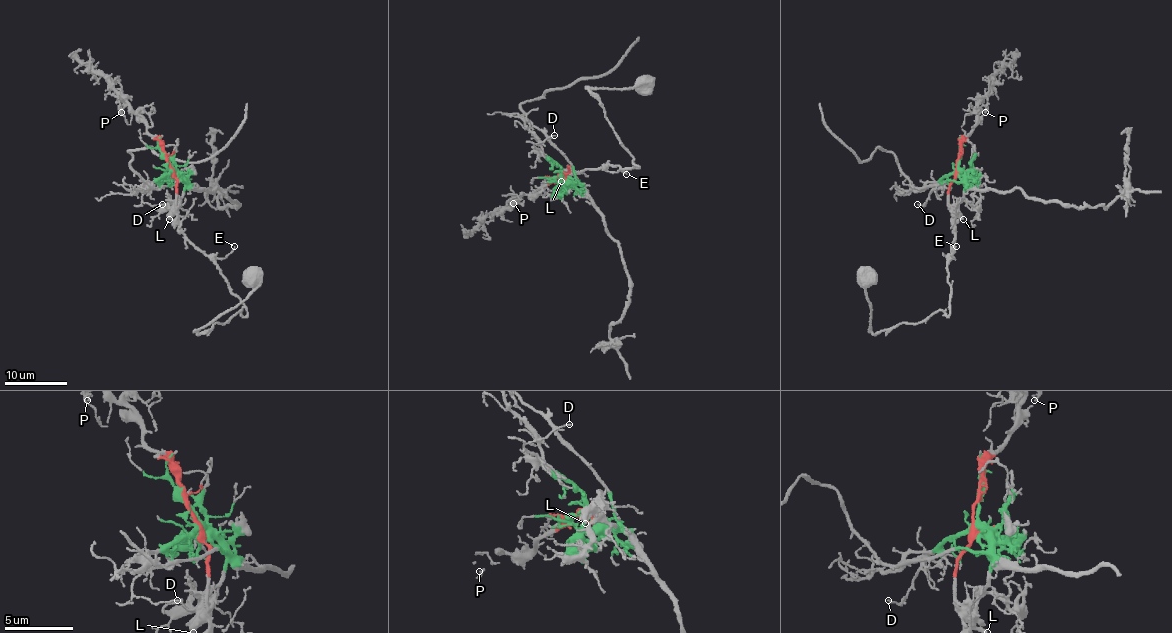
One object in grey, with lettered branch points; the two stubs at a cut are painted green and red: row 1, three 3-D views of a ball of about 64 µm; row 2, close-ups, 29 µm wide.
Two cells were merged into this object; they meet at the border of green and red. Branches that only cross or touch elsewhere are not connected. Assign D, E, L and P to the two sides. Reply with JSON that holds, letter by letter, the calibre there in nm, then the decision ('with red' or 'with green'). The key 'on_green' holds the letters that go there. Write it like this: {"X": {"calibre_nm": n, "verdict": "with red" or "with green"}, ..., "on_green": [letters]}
{"D": {"calibre_nm": 90, "verdict": "with green"}, "E": {"calibre_nm": 80, "verdict": "with red"}, "L": {"calibre_nm": 360, "verdict": "with green"}, "P": {"calibre_nm": 190, "verdict": "with red"}, "on_green": ["D", "L"]}

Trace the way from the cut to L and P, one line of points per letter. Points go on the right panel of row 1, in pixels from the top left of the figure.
L: (958, 164), (958, 177), (965, 183), (965, 196), (958, 204), (958, 214), (963, 219)
P: (957, 164), (960, 146), (977, 119), (977, 107), (983, 105), (985, 113)

